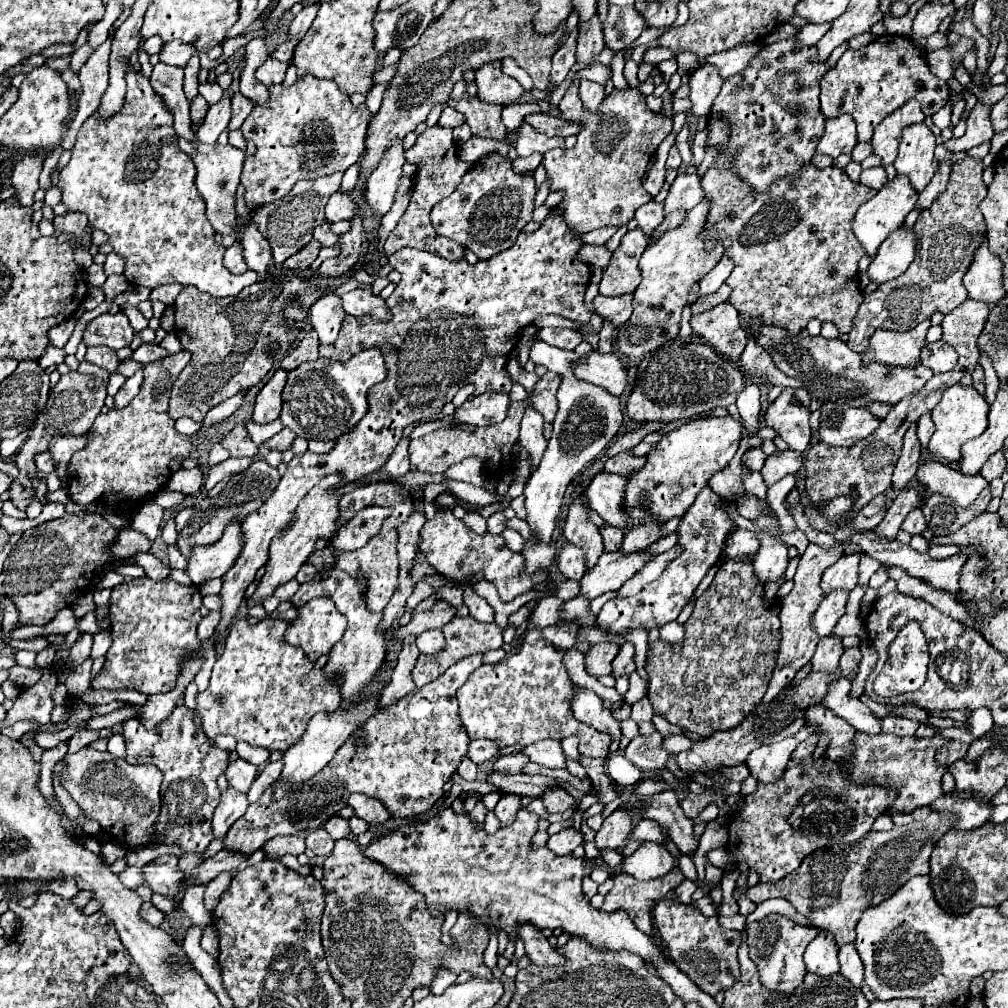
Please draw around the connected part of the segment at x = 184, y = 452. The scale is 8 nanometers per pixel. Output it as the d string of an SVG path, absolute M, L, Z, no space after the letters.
M182 350L144 366L144 384L138 396L126 408L96 418L88 446L76 452L68 464L68 490L72 502L86 506L104 500L100 504L119 508L126 502L142 502L146 496L152 496L166 486L172 476L172 460L184 462L192 450L190 436L178 434L174 420L168 414L172 384L188 362L190 354Z

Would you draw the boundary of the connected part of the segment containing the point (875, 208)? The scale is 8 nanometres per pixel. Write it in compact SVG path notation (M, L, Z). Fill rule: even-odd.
M898 174L894 180L890 180L872 200L868 200L854 216L854 234L858 238L858 242L864 246L866 254L874 256L880 248L880 244L888 238L888 234L896 228L902 226L904 218L908 216L908 212L914 208L918 200L918 192L912 188L908 176Z

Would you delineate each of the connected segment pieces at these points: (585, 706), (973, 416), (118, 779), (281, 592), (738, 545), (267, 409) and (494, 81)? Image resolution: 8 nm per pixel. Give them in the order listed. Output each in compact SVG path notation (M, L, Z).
M582 688L576 694L572 710L574 710L574 716L580 722L590 724L590 726L594 726L600 732L606 732L612 740L620 740L622 738L620 722L612 716L612 712L608 708L604 708L602 700L592 690Z
M956 384L956 386L944 390L942 400L932 410L932 420L934 420L936 432L934 432L928 448L932 452L940 452L948 462L958 462L962 456L962 452L960 452L962 444L966 440L980 436L986 430L986 426L988 426L988 402L984 396L980 396L976 392L976 388Z
M82 748L76 754L64 758L64 770L60 772L60 784L82 808L82 812L96 820L100 828L116 842L130 850L138 846L162 844L154 824L160 814L162 798L160 770L152 764L130 766L126 760L112 756L110 752L98 752L94 748Z
M290 580L290 582L282 584L282 586L274 592L274 596L276 596L278 600L290 600L290 596L296 594L296 588L300 588L300 584L298 584L296 580Z
M736 530L728 538L728 548L724 548L722 552L722 560L736 558L736 556L752 556L756 554L756 548L758 548L758 540L754 532Z
M276 370L274 376L270 378L270 382L258 392L254 416L252 416L256 424L268 424L268 422L280 418L280 410L282 410L280 394L282 394L282 388L286 384L286 376L288 376L288 372Z
M494 60L476 70L476 84L478 84L480 100L488 100L494 104L516 102L524 94L524 88L514 78L506 76L500 70L500 66L502 62Z

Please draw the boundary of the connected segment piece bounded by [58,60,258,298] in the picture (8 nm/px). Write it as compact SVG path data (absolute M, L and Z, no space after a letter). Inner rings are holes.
M124 60L124 64L128 84L124 106L118 114L106 120L100 120L98 112L94 112L80 126L76 144L72 148L72 158L60 170L58 186L62 188L62 202L72 212L84 212L90 226L108 236L108 244L114 248L114 252L126 258L124 276L130 284L146 286L150 290L164 284L192 284L200 292L208 292L216 298L236 296L244 286L254 284L258 276L252 270L236 276L222 264L226 246L214 240L216 232L206 220L204 200L198 196L194 184L196 168L192 160L188 160L188 154L184 154L176 144L178 136L172 126L172 110L154 92L150 80L142 76L142 72L136 72L128 60Z

